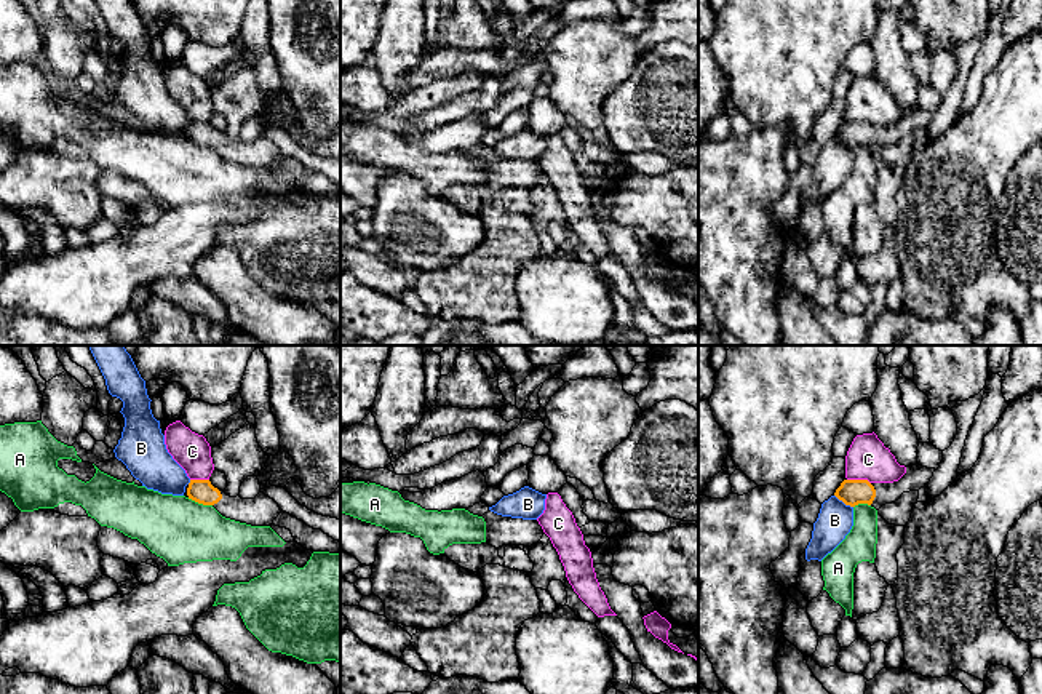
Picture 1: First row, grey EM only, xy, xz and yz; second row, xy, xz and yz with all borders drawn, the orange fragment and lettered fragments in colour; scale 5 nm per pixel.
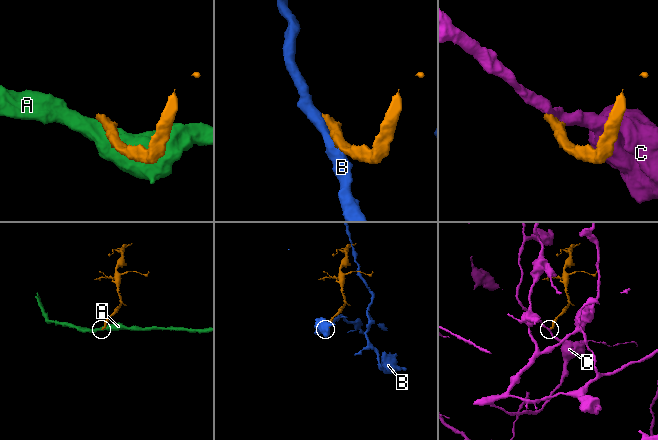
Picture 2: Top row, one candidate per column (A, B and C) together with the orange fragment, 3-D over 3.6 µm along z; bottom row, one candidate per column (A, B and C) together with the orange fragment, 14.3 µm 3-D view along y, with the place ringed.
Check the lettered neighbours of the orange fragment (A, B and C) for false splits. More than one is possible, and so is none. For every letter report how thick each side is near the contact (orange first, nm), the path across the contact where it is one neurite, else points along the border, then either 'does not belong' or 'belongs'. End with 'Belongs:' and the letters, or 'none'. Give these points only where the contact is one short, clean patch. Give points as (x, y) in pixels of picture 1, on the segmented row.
A: 120/320 nm | does not belong
B: 130/180 nm | does not belong
C: 130/200 nm | along yz (847, 478), (865, 478), (870, 483) | does not belong
Belongs: none

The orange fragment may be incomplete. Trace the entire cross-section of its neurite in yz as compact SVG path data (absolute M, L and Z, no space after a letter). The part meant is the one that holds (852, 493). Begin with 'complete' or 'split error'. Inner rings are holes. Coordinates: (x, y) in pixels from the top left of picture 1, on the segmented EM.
split error | M922 465L906 467L906 473L893 483L869 483L868 480L844 480L834 496L845 505L855 507L868 504L879 510L885 504L892 504L903 493L919 491L933 477L935 469Z

